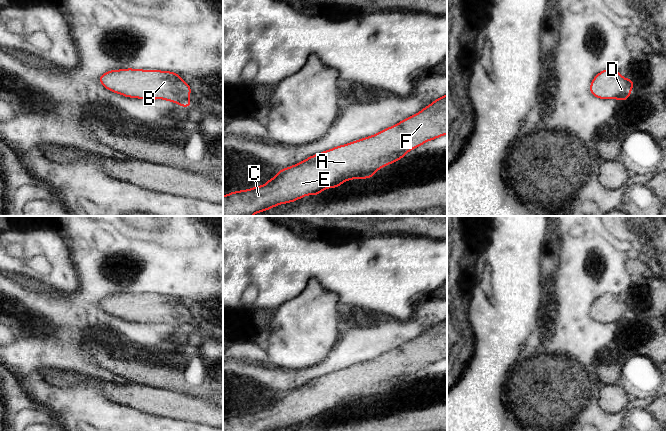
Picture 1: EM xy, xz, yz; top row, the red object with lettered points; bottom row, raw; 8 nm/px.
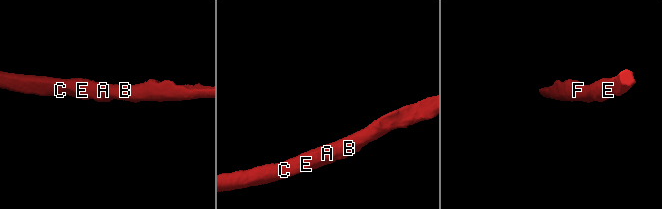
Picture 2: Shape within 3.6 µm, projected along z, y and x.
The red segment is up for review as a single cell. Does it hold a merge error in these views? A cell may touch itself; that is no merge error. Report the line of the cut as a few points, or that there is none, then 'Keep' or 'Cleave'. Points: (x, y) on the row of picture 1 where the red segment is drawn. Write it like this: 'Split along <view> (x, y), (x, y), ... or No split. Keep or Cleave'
No split. Keep

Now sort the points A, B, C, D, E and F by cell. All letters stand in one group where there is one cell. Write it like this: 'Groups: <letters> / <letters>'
Groups: A B C D E F

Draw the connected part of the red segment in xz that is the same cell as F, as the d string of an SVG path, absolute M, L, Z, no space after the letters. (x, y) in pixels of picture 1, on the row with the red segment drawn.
M447 94L436 99L417 114L406 118L395 126L348 144L337 146L331 150L313 155L304 161L279 170L278 174L262 186L248 190L241 190L223 196L223 216L252 216L258 212L266 211L280 204L289 203L303 198L306 195L318 195L327 188L339 187L343 182L356 178L370 178L383 166L398 161L405 154L427 142L447 134Z

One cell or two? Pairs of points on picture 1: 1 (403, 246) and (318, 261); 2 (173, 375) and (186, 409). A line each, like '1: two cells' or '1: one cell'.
1: one cell
2: two cells

